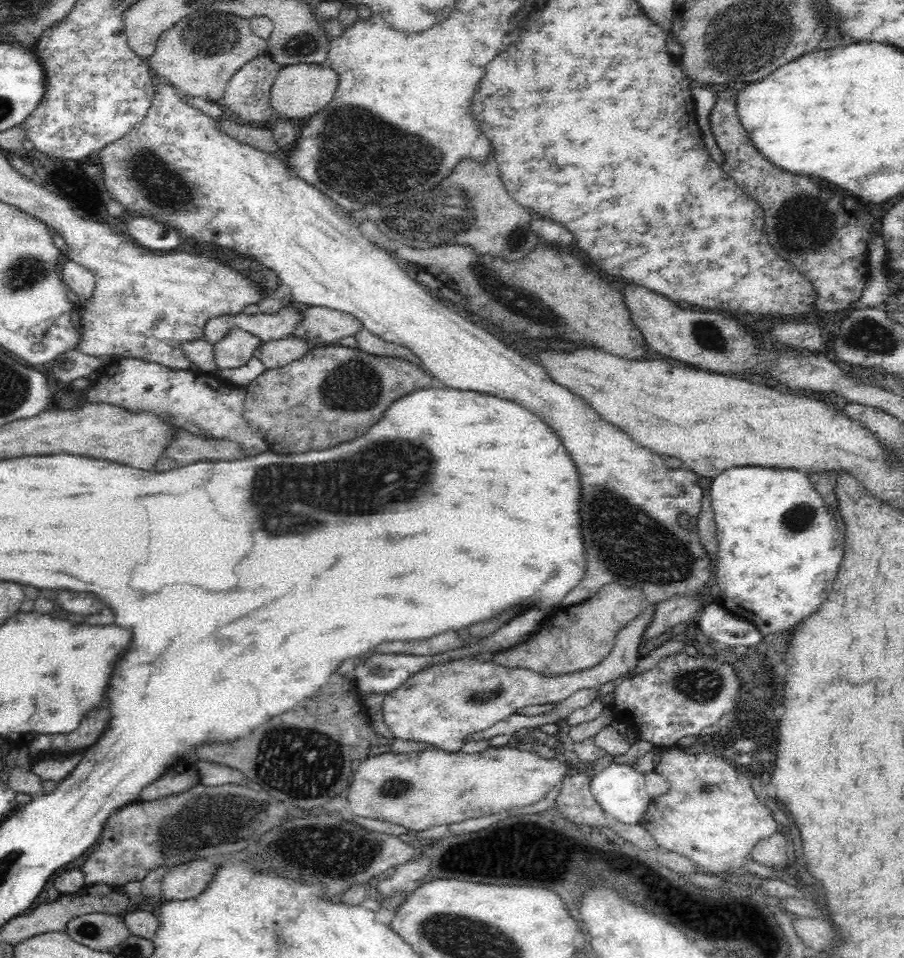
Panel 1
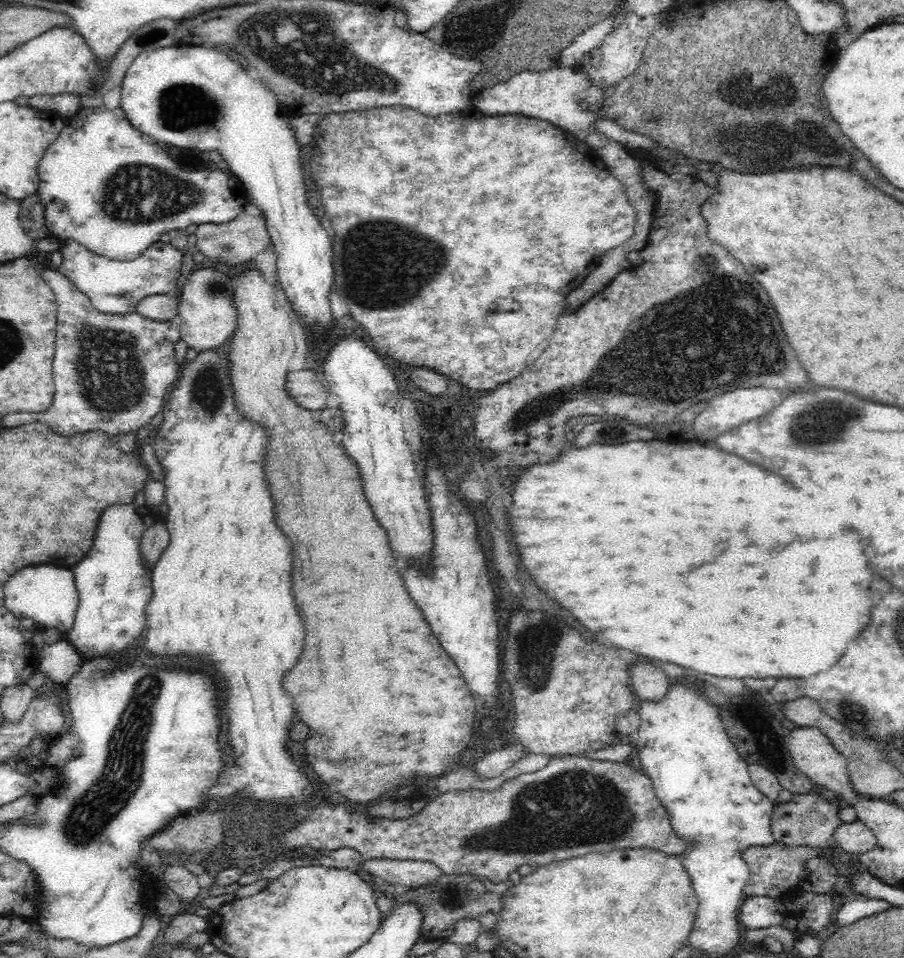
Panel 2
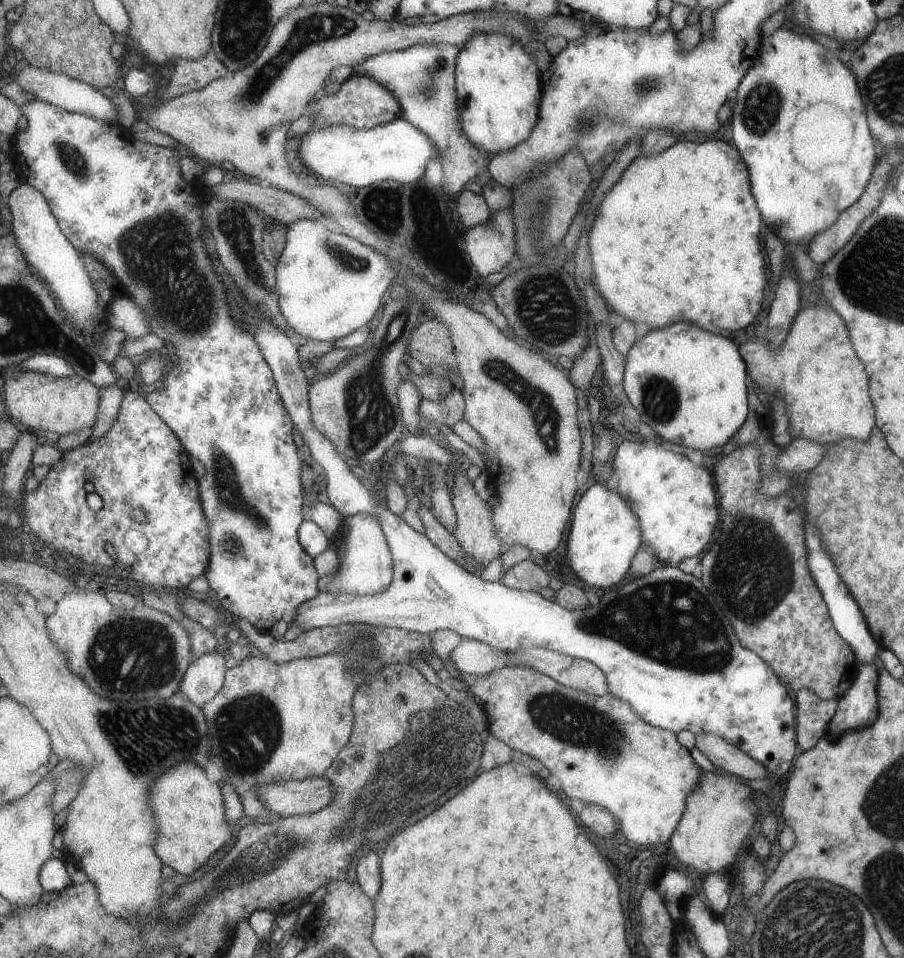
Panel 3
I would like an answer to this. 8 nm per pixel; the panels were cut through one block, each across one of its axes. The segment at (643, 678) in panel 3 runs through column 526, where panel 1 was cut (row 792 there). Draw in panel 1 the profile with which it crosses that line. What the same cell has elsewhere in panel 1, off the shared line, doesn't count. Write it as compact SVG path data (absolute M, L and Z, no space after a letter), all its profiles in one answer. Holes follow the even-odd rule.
M614 763L603 769L591 780L591 793L610 820L624 824L642 824L652 798L645 785L645 772L632 765Z

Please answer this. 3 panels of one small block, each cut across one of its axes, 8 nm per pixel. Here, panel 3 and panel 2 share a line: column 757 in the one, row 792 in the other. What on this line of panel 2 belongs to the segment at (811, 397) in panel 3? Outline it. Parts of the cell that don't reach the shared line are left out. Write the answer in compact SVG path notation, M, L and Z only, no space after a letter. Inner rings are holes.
M248 272L248 274L238 278L236 310L240 313L240 318L237 319L235 334L231 336L227 343L232 392L240 416L248 417L248 420L258 421L268 431L268 450L266 450L264 456L264 473L266 473L268 489L272 492L274 502L276 502L276 506L273 506L273 508L276 508L276 518L278 518L276 525L286 534L288 540L292 541L292 574L294 574L292 576L292 593L294 593L294 599L296 599L294 603L296 603L297 609L300 610L299 614L303 620L304 633L306 634L301 655L294 666L284 674L281 686L283 691L290 694L289 697L292 698L294 716L308 728L308 736L306 736L303 744L304 754L314 774L322 782L334 784L338 788L338 792L342 796L346 796L348 800L371 804L376 802L379 796L382 796L385 792L390 792L392 788L402 784L402 782L404 784L410 783L417 777L422 776L440 777L457 763L464 762L464 760L460 760L460 754L464 754L464 750L468 748L468 742L472 740L472 734L474 734L476 712L478 712L476 700L474 700L472 691L468 688L460 669L452 662L452 657L448 658L446 650L440 646L440 642L432 634L430 626L426 624L424 614L420 612L420 607L410 597L410 593L408 593L404 582L402 582L403 574L400 574L400 568L394 566L398 562L398 558L392 552L392 545L388 540L388 531L380 525L380 521L376 520L370 501L368 501L368 497L364 496L360 467L356 465L356 461L352 460L352 457L348 456L339 436L335 435L330 429L324 429L324 423L321 420L316 420L315 412L305 410L304 407L296 404L292 397L288 396L286 376L289 372L288 364L296 354L296 338L294 332L292 332L292 316L287 303L280 296L276 296L272 286L260 276L260 272ZM402 622L406 624L406 642L404 644L402 644L402 640L398 640L398 636L394 636L398 632L390 632L390 630L394 630L390 626L398 626Z

